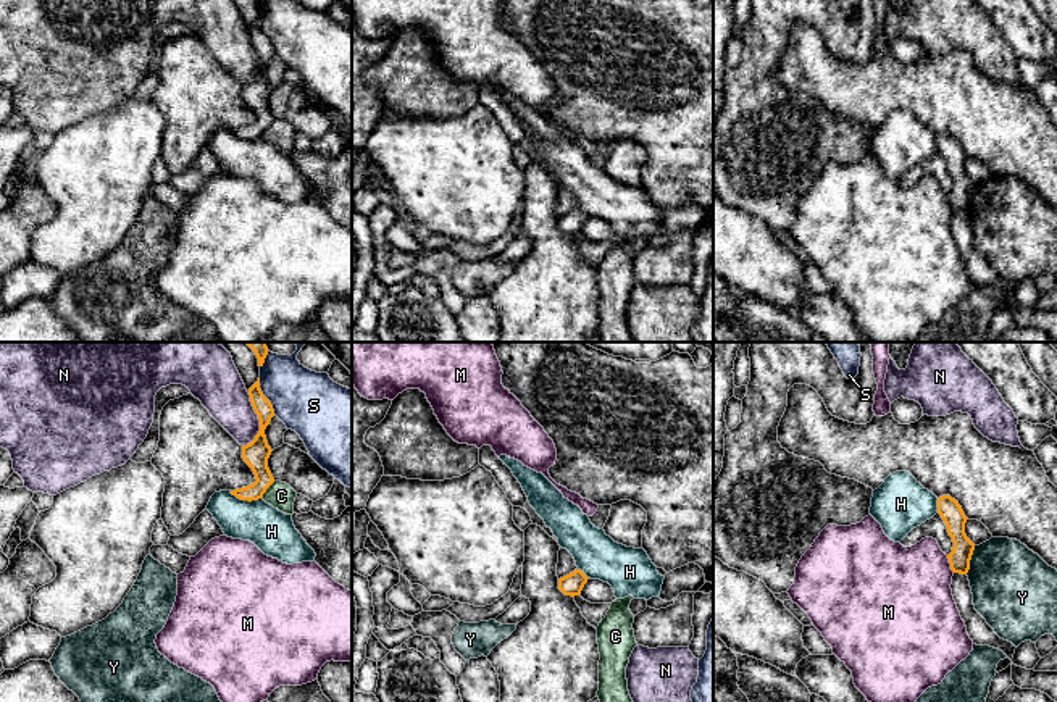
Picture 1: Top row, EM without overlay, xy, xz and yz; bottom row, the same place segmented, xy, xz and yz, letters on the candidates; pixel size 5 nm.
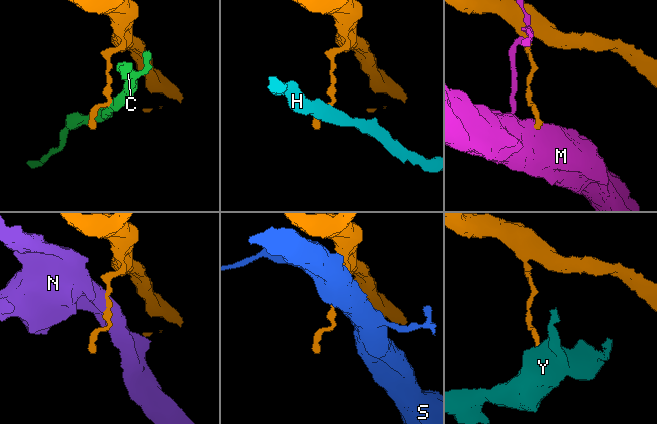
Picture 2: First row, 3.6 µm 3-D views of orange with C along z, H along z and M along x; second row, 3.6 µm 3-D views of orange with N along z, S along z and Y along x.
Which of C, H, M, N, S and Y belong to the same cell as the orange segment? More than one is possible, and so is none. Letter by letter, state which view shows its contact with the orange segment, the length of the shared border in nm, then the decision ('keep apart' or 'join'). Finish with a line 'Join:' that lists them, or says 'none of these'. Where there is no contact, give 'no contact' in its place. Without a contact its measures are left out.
C: xy | 120 nm | keep apart
H: xy | 170 nm | keep apart
M: yz | 100 nm | keep apart
N: xy | 280 nm | keep apart
S: xy | 200 nm | keep apart
Y: yz | 150 nm | keep apart
Join: none of these

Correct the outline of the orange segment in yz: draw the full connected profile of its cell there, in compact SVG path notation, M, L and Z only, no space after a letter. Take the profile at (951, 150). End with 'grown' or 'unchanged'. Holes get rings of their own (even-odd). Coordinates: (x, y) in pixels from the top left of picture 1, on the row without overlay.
M950 134L938 137L938 152L944 158L954 181L952 190L947 194L950 208L954 211L967 213L975 189L975 182L965 173L965 161L968 157L959 140Z | unchanged

